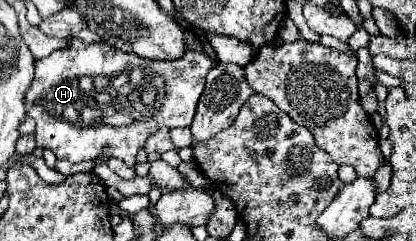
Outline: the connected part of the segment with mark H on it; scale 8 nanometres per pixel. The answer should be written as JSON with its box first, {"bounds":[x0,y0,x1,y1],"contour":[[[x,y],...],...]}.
{"bounds":[26,39,218,165],"contour":[[[80,39],[68,41],[68,49],[58,49],[36,61],[36,75],[26,93],[26,109],[36,121],[34,135],[38,147],[50,149],[58,159],[68,159],[70,163],[94,161],[98,155],[106,153],[108,157],[118,157],[128,165],[136,165],[138,149],[154,131],[162,127],[188,127],[192,123],[206,85],[206,75],[218,65],[218,61],[204,51],[188,51],[174,61],[150,61],[134,53],[118,51],[108,43],[86,45]]]}

